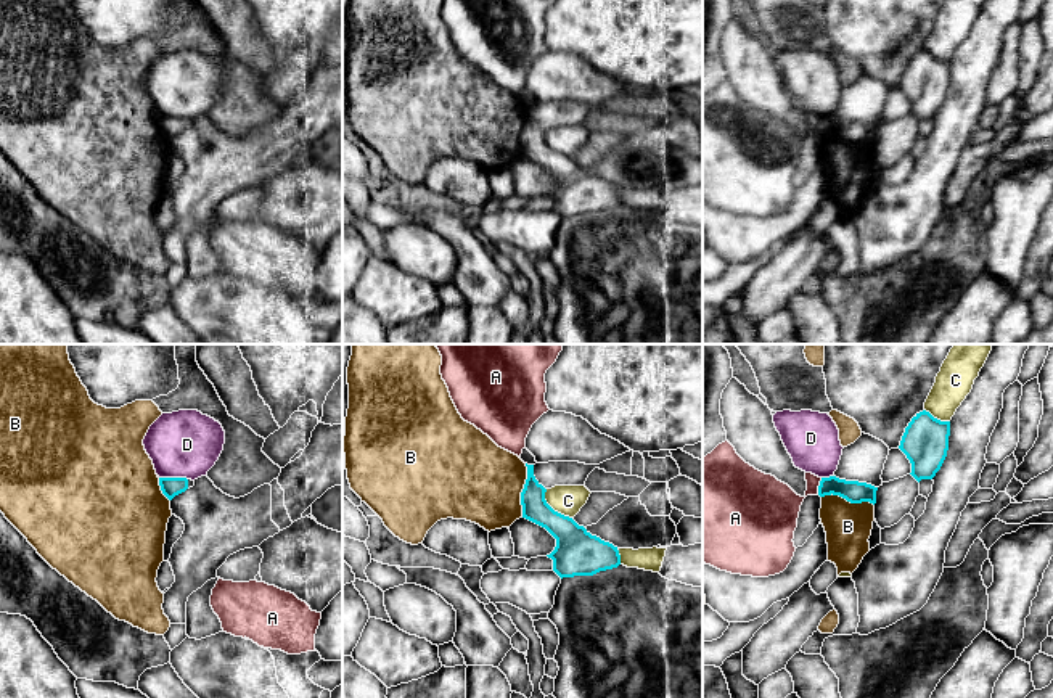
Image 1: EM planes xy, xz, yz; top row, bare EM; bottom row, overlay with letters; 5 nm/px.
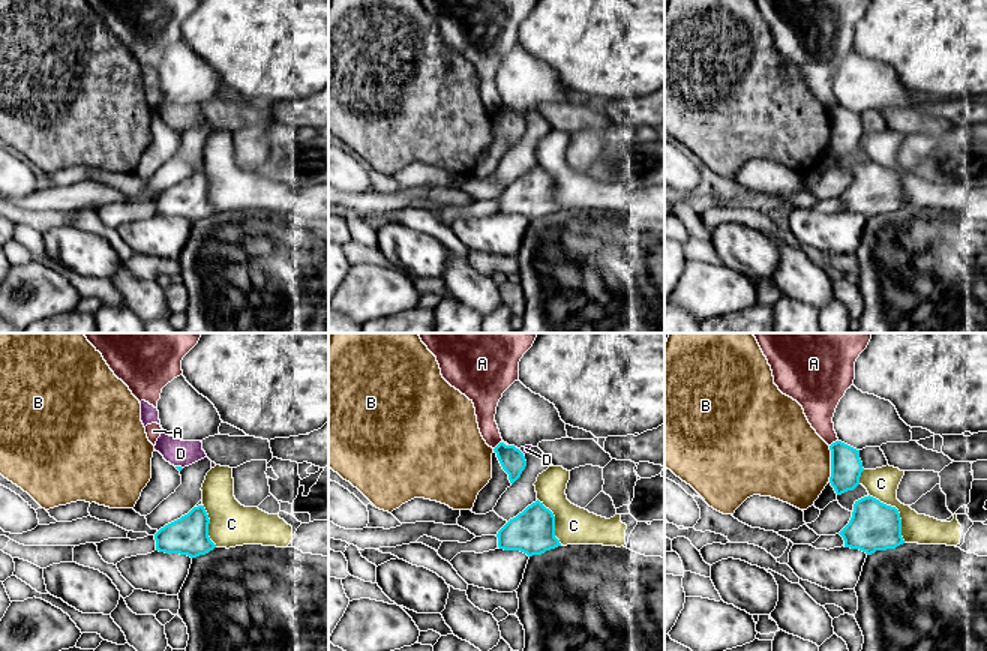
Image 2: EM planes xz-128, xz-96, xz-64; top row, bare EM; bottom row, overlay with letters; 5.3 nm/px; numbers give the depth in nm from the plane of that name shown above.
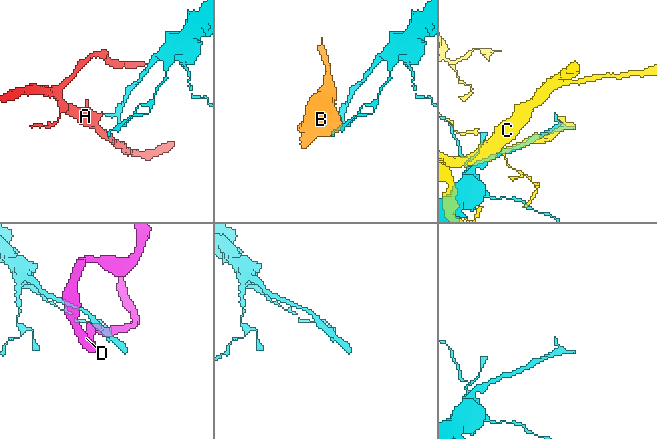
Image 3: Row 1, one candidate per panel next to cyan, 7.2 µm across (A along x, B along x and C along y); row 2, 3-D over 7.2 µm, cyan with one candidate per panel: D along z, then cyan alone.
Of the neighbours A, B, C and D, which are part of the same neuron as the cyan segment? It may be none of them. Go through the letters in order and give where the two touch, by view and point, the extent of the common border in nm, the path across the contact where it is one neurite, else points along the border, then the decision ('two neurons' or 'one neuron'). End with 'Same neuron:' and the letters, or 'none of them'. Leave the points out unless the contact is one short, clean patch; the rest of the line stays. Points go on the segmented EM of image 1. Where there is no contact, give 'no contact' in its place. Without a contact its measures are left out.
A: contact yz (819, 486); length 80 nm; border yz (822, 478), (817, 492); two neurons
B: contact xz (523, 489); length 260 nm; border xz (526, 463), (521, 515); two neurons
C: contact xz (552, 509); length 200 nm; two neurons
D: contact xy (174, 478); length 140 nm; border xy (159, 476), (184, 476), (187, 480); two neurons
Same neuron: none of them

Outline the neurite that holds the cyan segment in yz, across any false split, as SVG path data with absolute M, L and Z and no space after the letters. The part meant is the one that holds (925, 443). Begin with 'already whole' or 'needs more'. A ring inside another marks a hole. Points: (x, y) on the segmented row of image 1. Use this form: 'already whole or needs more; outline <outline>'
already whole; outline M929 412L916 413L902 436L899 449L912 463L912 476L932 479L940 470L949 450L950 421L940 421Z

